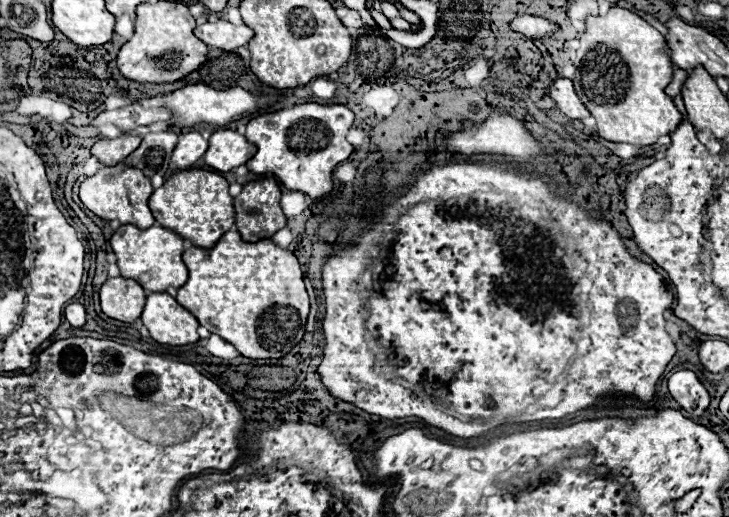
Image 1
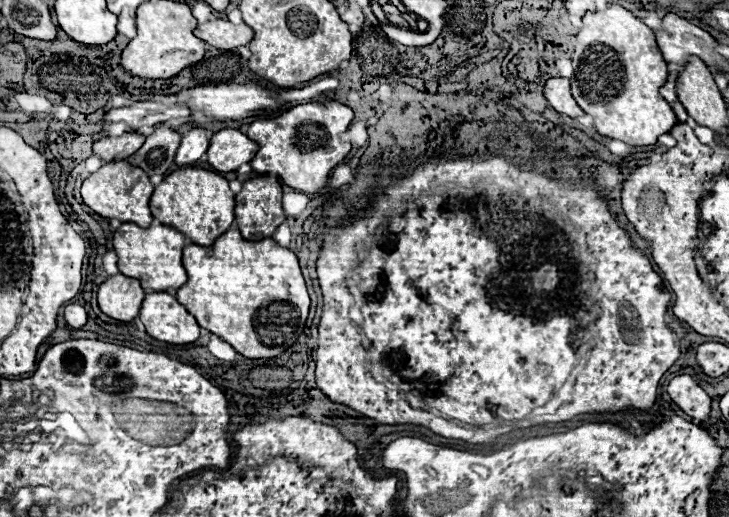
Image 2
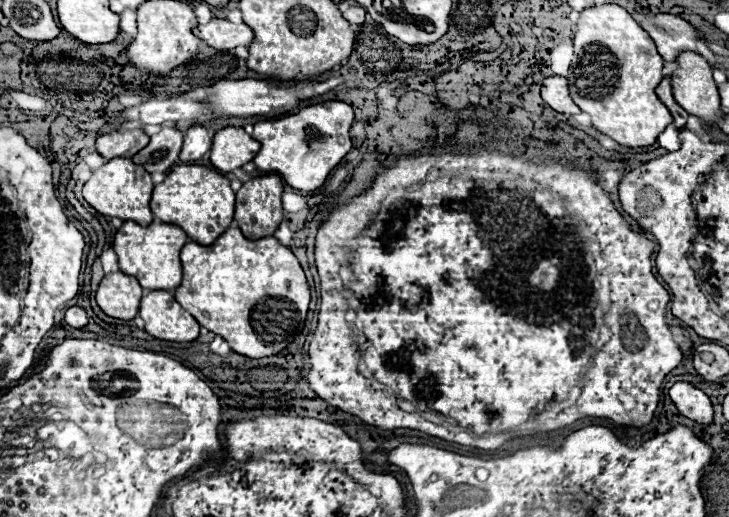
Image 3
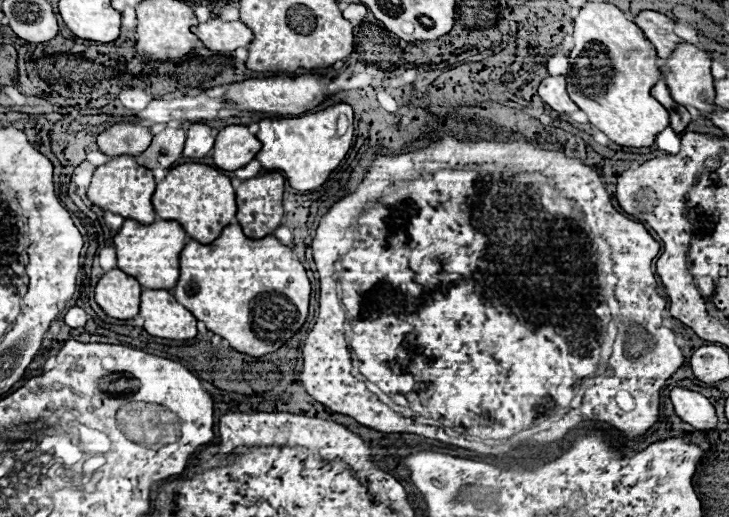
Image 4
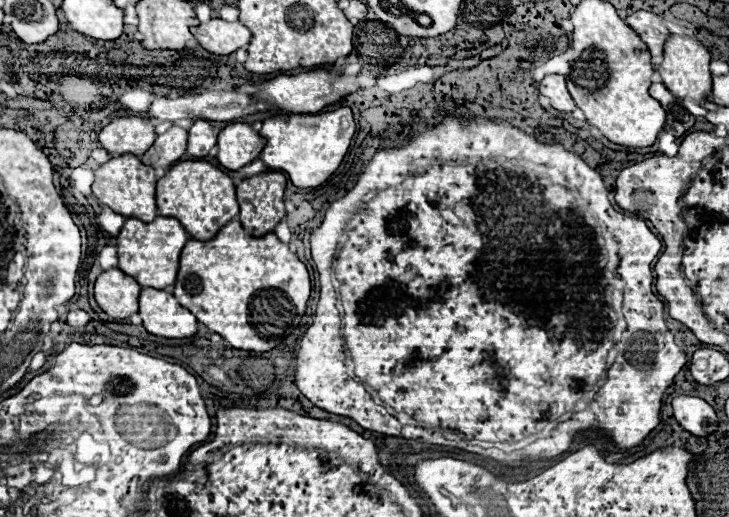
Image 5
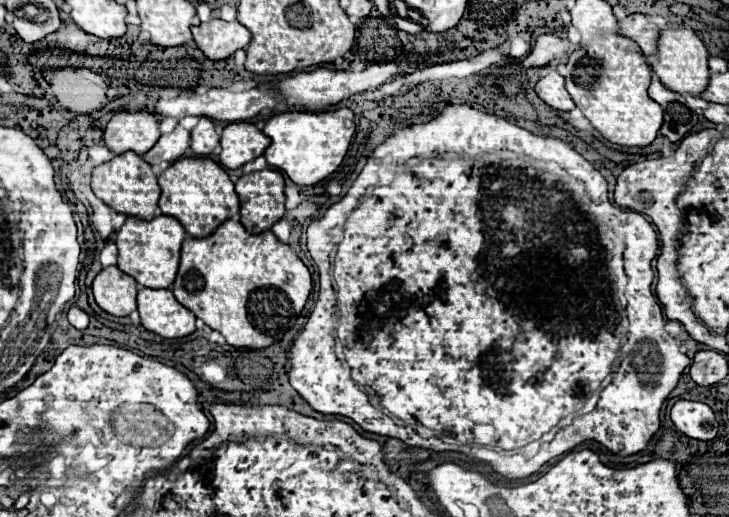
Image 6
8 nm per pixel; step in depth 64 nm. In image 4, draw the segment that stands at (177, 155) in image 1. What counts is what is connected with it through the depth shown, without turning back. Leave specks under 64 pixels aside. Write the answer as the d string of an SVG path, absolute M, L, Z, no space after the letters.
M192 124L186 132L186 144L184 144L184 158L202 158L214 148L214 136L210 126L206 124Z

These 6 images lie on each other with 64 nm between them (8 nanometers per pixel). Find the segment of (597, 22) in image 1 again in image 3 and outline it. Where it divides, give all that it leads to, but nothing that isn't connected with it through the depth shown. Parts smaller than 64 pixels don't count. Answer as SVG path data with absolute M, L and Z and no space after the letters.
M618 4L586 8L580 14L574 36L574 60L568 76L570 96L578 108L592 116L598 132L612 140L638 148L650 146L674 122L672 114L654 94L662 82L664 60L646 30Z

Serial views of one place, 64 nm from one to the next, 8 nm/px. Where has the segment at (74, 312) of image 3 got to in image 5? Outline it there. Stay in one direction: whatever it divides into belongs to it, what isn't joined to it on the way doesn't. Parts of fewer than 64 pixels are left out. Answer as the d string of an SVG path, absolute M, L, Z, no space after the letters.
M70 308L66 322L70 326L74 326L74 328L82 328L82 326L86 326L90 322L90 316L84 310L80 310L80 308Z

